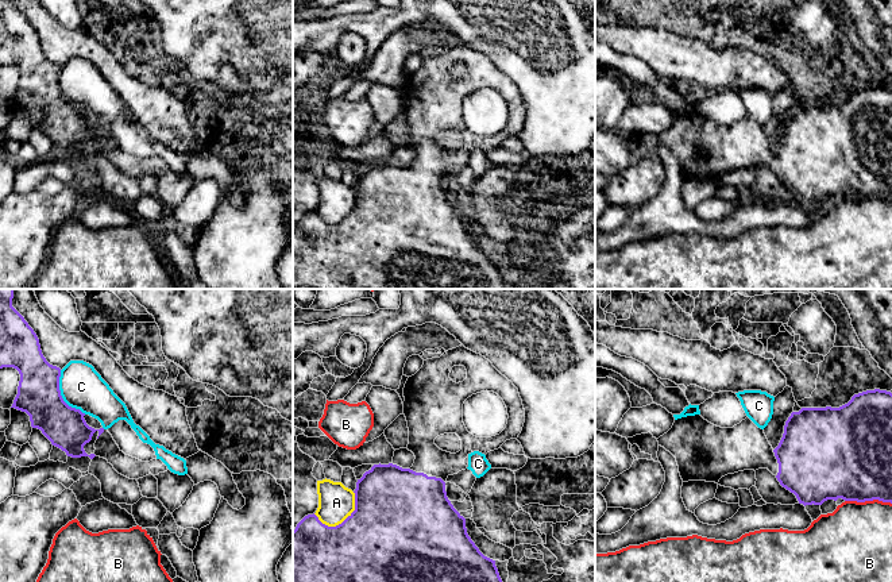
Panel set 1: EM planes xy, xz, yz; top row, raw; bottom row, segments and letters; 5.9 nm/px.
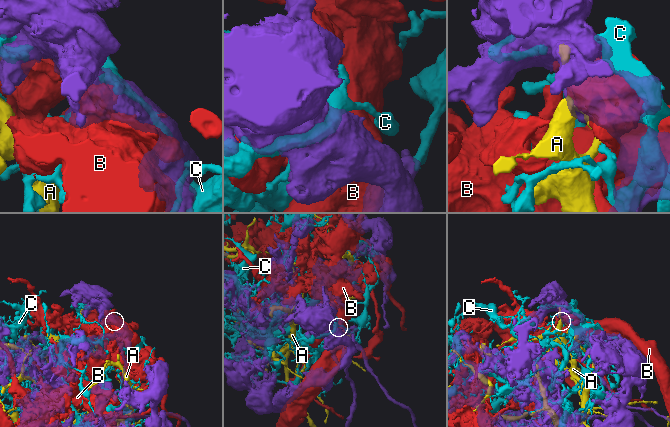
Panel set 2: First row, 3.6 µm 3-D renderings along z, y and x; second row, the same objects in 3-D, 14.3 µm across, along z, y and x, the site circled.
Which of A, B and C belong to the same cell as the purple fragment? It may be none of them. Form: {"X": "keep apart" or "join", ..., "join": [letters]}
{"A": "keep apart", "B": "keep apart", "C": "keep apart", "join": []}

